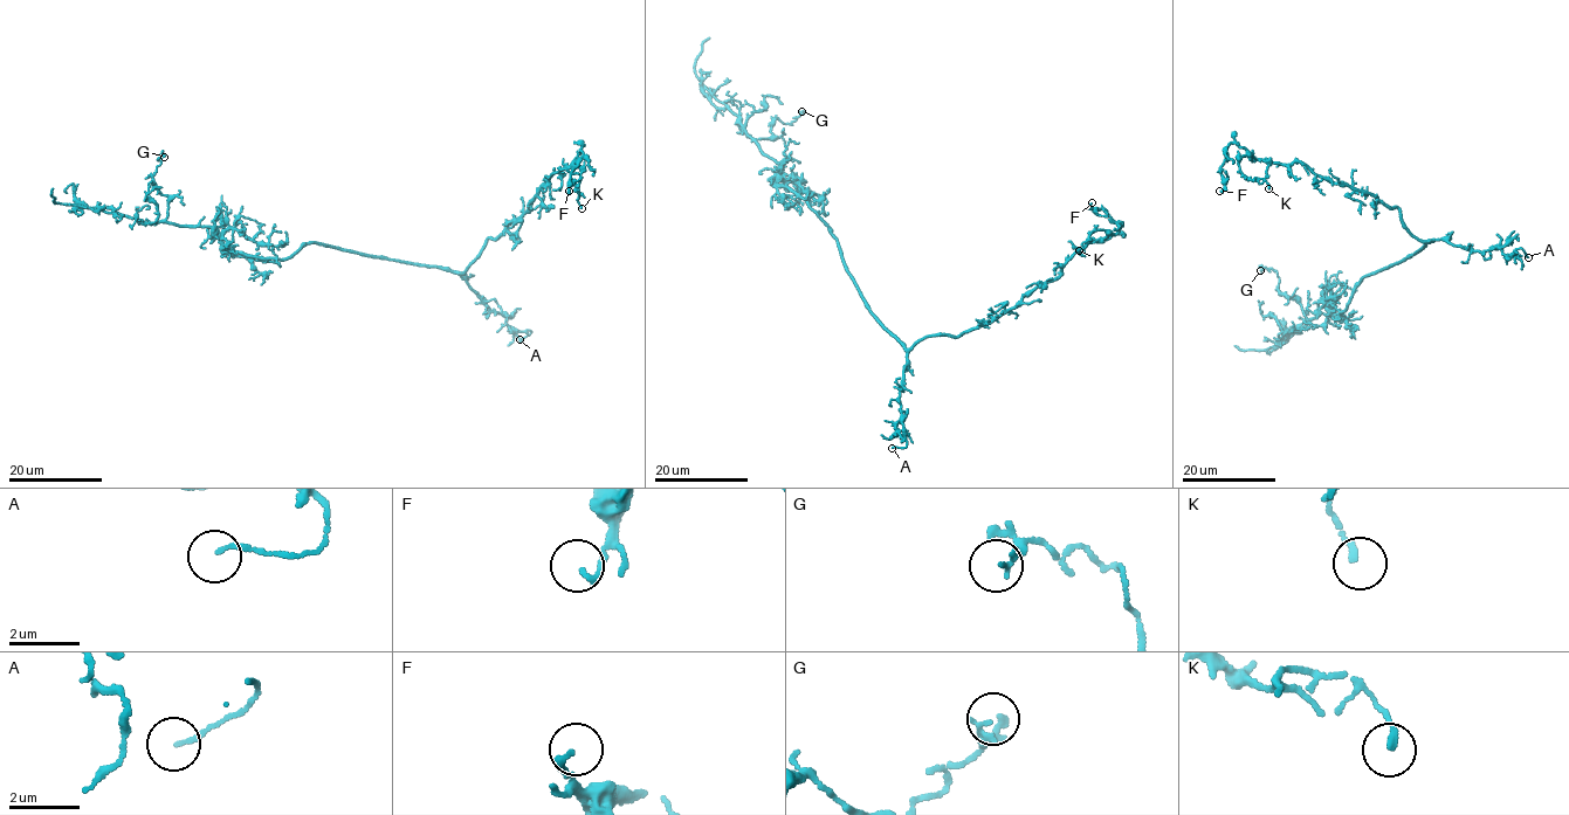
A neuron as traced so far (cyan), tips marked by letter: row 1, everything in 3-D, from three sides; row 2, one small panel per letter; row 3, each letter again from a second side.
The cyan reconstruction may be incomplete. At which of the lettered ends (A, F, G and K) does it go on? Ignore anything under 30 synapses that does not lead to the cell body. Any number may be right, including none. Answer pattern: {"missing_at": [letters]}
{"missing_at": []}

